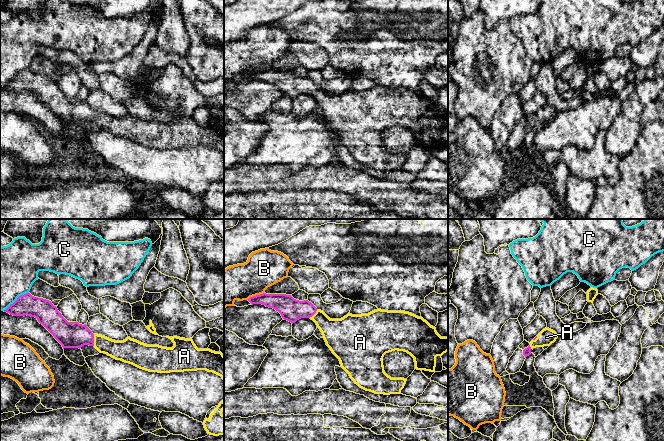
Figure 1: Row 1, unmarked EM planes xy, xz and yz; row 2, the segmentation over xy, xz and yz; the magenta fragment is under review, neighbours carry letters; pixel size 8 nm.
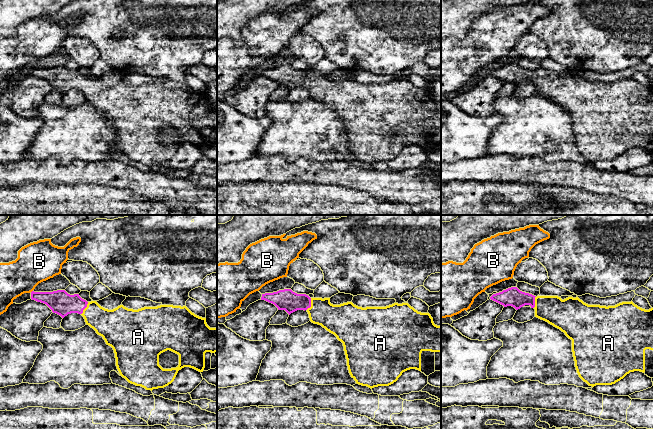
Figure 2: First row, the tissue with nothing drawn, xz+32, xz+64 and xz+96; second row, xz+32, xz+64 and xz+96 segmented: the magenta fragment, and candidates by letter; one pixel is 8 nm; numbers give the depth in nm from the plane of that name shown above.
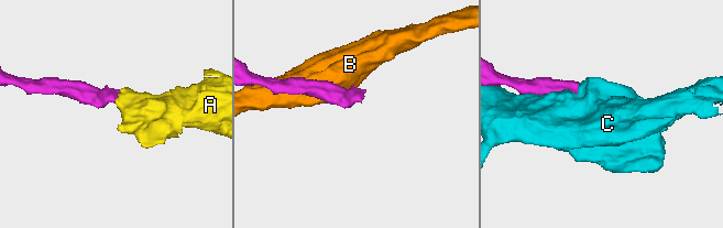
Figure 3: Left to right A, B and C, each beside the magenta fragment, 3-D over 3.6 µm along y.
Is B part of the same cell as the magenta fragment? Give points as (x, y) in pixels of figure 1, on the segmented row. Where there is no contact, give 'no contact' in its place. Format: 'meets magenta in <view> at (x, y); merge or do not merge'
meets magenta in xz at (256, 295); do not merge

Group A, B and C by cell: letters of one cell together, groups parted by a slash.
A / B / C

